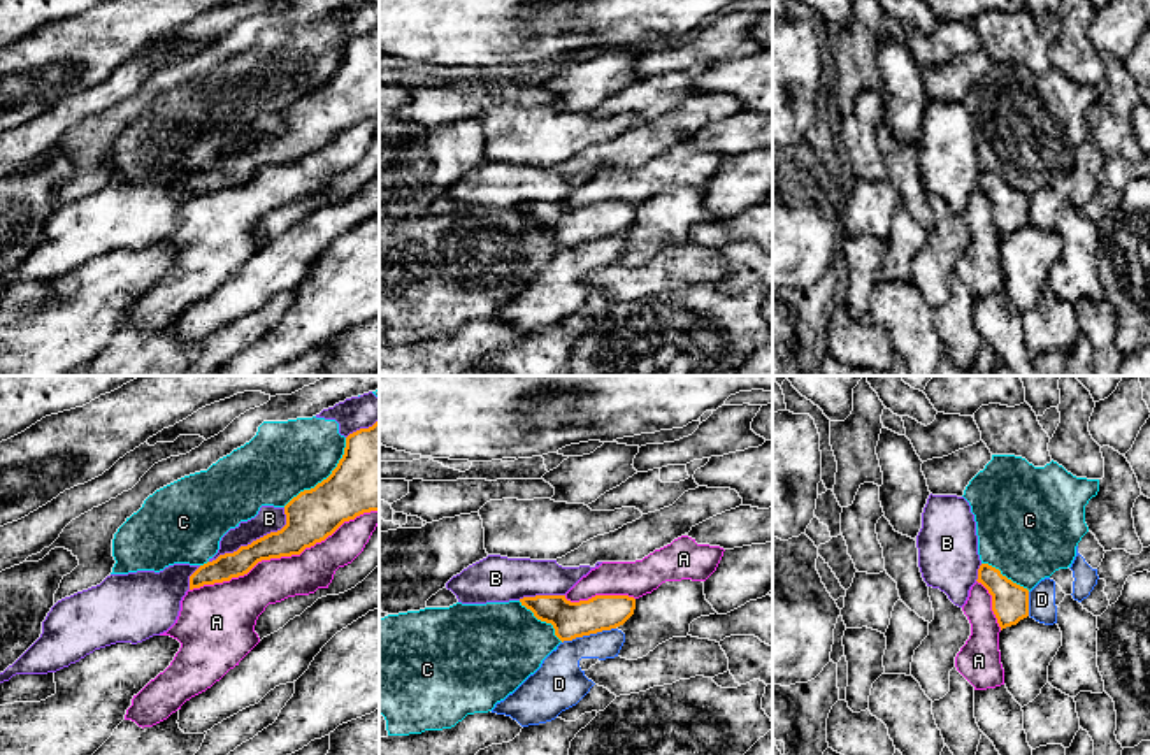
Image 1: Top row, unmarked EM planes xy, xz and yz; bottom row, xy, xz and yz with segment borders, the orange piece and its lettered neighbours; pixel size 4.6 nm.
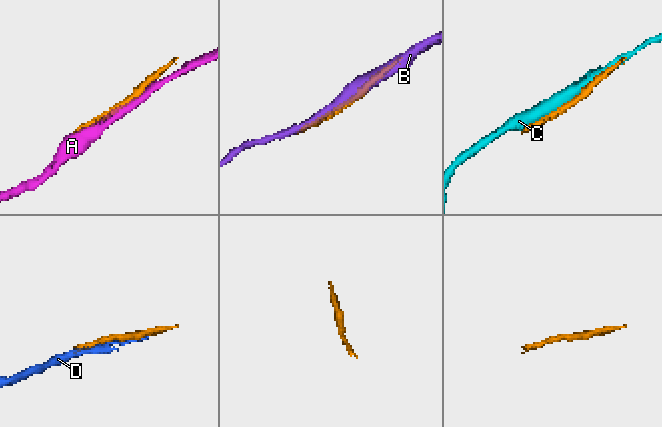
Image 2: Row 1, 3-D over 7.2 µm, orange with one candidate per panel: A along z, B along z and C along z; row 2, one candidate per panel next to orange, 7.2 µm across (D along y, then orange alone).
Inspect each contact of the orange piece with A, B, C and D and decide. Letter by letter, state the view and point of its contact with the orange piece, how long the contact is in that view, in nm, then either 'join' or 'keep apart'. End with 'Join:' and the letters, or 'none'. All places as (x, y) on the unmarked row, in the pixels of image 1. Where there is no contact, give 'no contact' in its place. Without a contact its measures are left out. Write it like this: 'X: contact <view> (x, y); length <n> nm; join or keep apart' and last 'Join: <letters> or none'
A: contact xy (283, 162); length 950 nm; keep apart
B: contact xy (257, 146); length 440 nm; keep apart
C: contact xy (323, 86); length 440 nm; keep apart
D: contact xz (589, 241); length 260 nm; keep apart
Join: none

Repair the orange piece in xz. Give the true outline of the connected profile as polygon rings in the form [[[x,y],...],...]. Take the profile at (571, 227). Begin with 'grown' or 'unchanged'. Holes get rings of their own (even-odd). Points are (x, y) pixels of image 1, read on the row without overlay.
unchanged | [[[535,202],[523,204],[520,209],[537,226],[551,230],[562,249],[616,235],[636,216],[636,205],[629,202],[595,202],[579,209],[571,209],[565,202]]]

